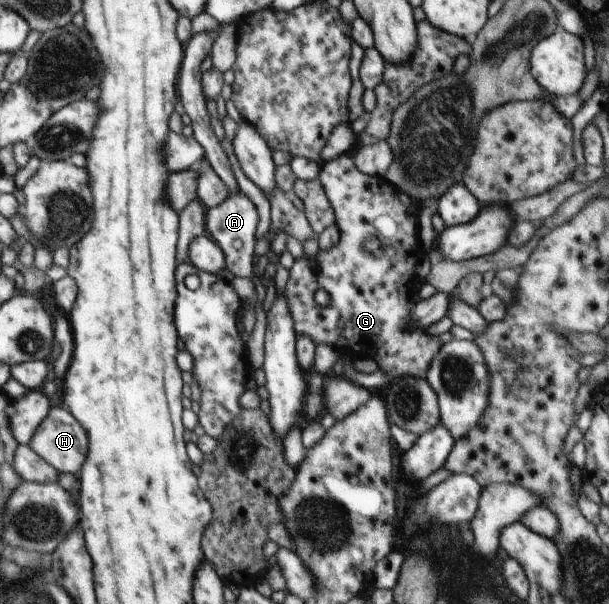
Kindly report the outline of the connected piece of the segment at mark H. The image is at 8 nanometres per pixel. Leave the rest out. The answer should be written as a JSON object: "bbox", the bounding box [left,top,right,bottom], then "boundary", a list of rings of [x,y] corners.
{"bbox":[30,407,88,473],"boundary":[[[52,407],[30,447],[58,471],[80,473],[88,455],[88,437],[66,409]]]}

